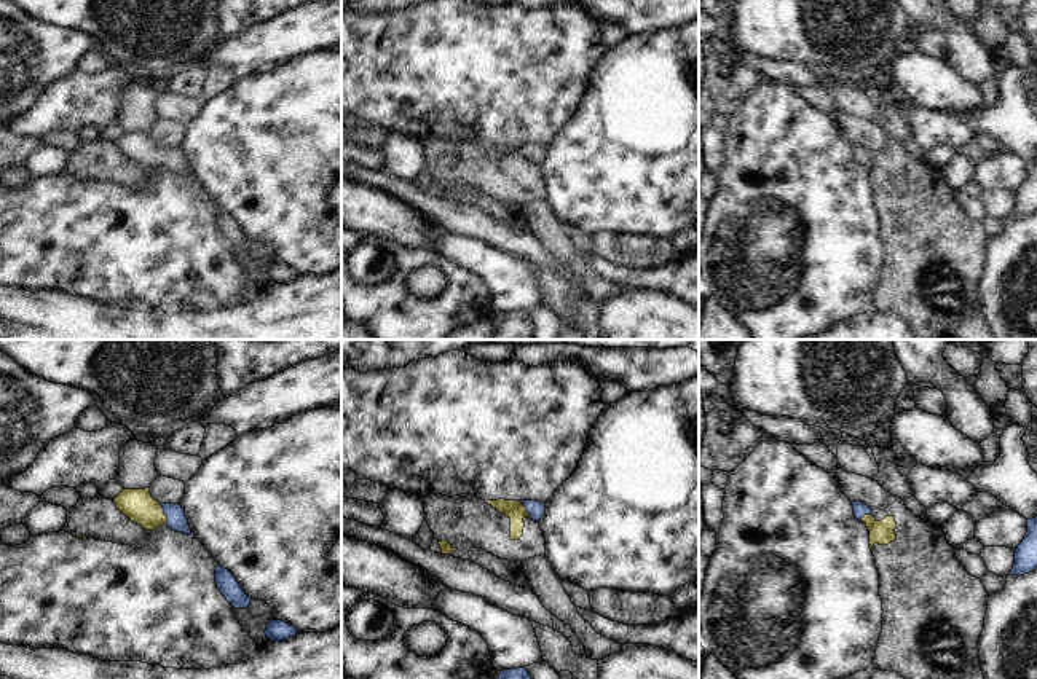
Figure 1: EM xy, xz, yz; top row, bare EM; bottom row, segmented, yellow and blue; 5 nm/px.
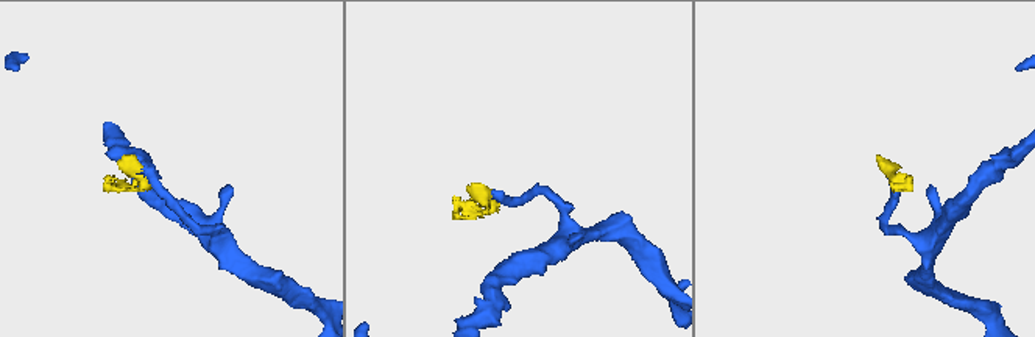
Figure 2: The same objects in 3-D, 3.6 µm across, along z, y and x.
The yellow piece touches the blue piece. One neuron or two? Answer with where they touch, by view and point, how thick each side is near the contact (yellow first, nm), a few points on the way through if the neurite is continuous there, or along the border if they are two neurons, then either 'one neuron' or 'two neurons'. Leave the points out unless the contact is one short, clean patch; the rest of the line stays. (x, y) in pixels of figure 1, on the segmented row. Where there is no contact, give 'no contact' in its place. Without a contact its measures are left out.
meets yellow in xy at (163, 514); 160 nm thick on the yellow side, 100 nm on the other; runs through xy (138, 504), (149, 514), (163, 514), (177, 522); one neuron

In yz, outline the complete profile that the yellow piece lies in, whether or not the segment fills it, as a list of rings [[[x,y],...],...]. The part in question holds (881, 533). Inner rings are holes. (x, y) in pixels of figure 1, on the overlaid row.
[[[852,502],[855,518],[863,523],[869,531],[869,548],[874,544],[889,545],[897,540],[895,534],[895,516],[885,516],[882,521],[877,521],[873,516],[873,510],[865,502]]]

